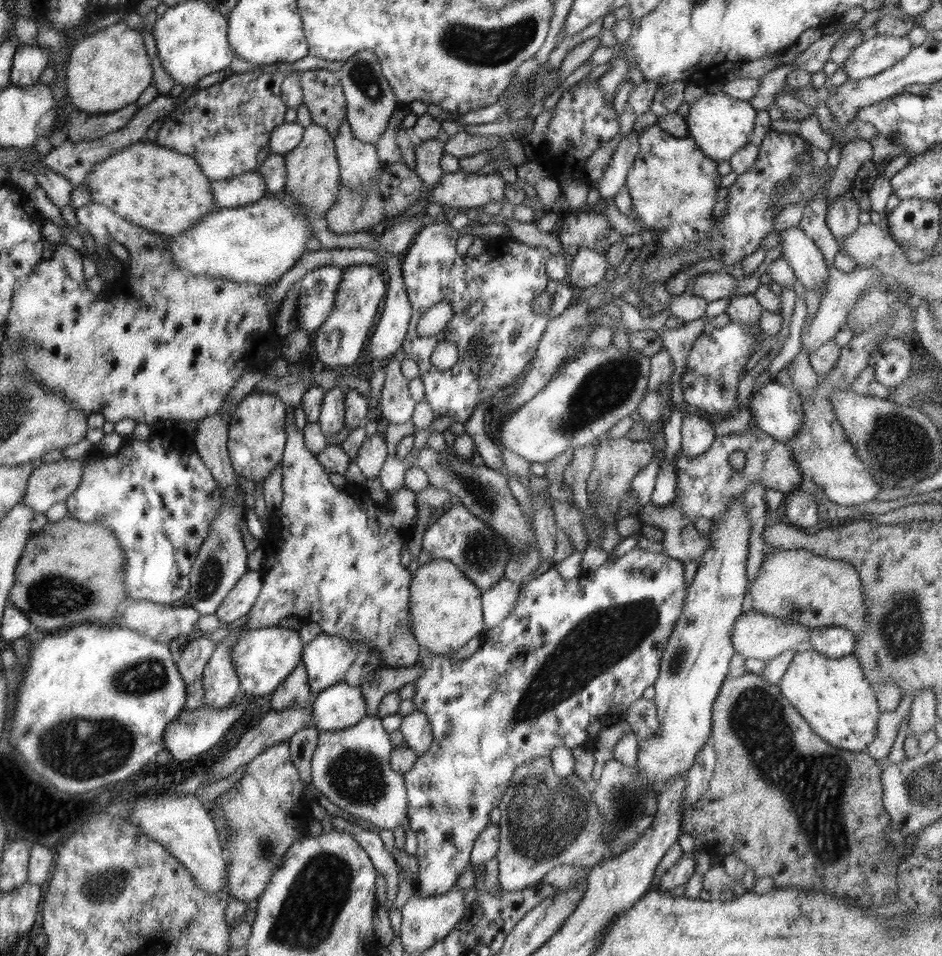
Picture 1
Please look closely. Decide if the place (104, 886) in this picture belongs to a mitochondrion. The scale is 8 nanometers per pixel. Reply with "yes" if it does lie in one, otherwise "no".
yes

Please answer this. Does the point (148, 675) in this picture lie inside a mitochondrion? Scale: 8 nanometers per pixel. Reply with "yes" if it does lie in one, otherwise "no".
yes

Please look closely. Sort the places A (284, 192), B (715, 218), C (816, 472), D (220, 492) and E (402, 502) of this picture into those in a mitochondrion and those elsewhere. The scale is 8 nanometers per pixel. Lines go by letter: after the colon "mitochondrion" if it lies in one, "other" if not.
A: other
B: other
C: other
D: other
E: other

